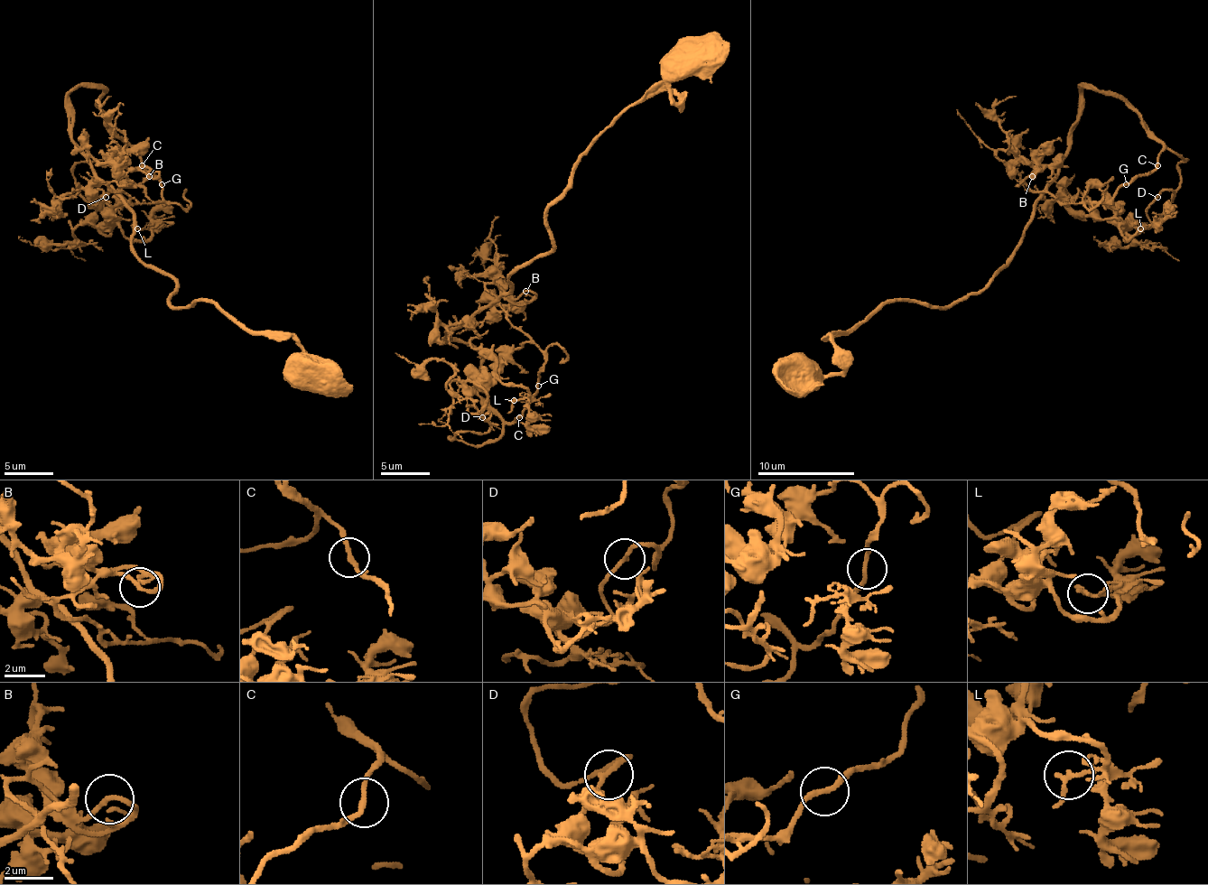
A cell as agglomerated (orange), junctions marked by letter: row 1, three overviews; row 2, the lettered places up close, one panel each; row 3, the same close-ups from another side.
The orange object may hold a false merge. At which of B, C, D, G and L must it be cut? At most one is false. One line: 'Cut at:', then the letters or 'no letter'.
Cut at: no letter

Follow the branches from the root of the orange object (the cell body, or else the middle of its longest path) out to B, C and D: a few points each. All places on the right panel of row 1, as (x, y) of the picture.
B: (810, 372), (839, 374), (831, 335), (890, 302), (978, 294), (1018, 246), (1041, 194), (1031, 177)
C: (810, 372), (839, 374), (831, 335), (890, 302), (978, 294), (1045, 191), (1107, 201), (1157, 165)
D: (810, 372), (839, 374), (831, 335), (890, 302), (978, 294), (1055, 180), (1131, 236), (1153, 226), (1157, 197)

